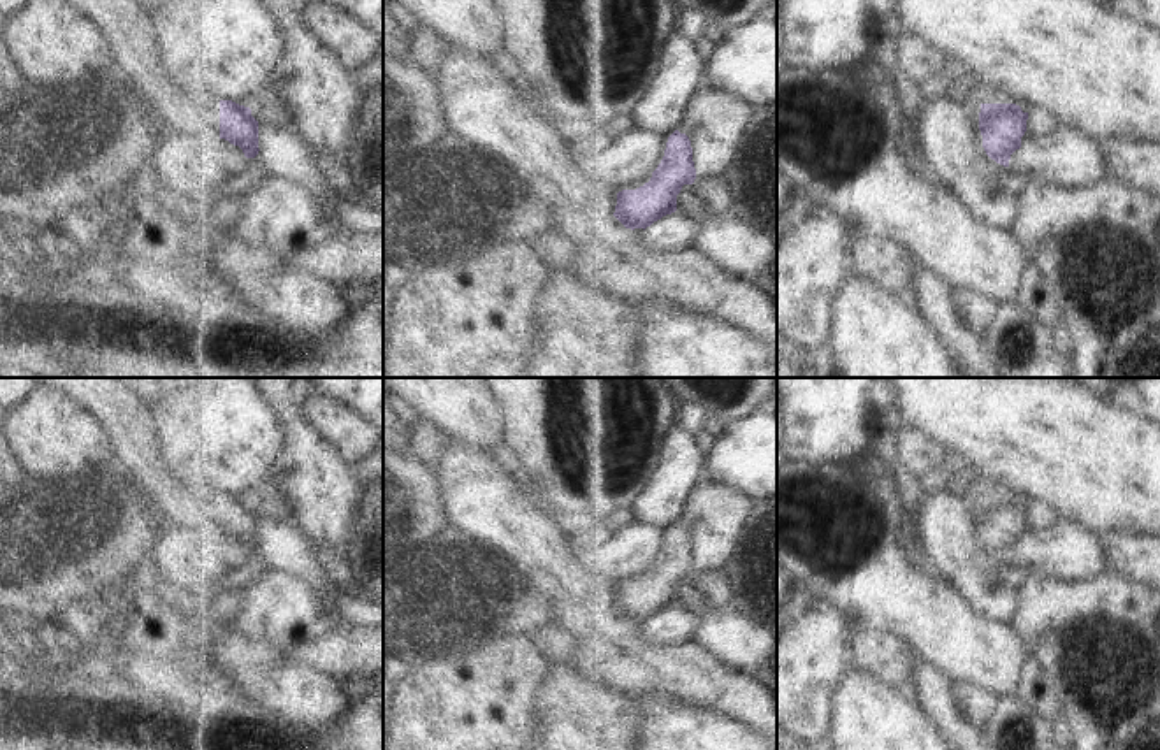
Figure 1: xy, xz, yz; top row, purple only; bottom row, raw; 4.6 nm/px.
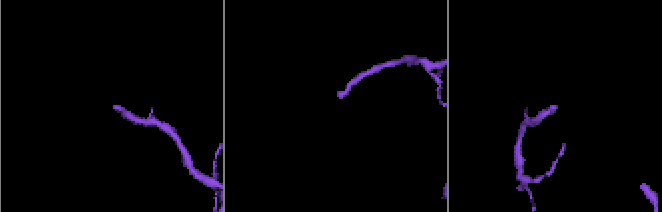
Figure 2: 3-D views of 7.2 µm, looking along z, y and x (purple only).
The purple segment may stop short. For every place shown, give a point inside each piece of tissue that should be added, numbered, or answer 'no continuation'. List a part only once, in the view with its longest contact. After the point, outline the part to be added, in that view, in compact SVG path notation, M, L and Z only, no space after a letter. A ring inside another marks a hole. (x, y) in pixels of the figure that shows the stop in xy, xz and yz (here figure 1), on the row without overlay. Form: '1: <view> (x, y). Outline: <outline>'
no continuation

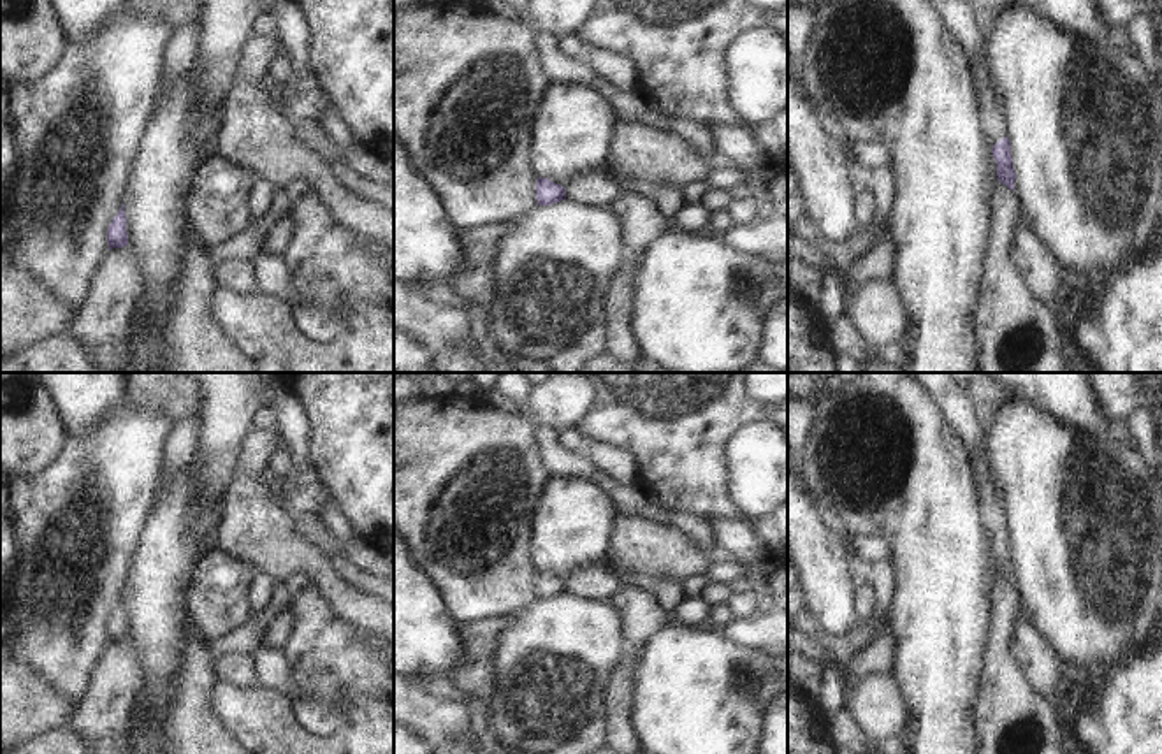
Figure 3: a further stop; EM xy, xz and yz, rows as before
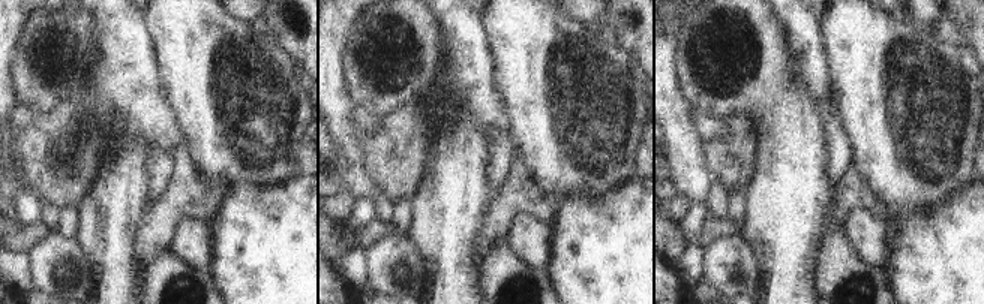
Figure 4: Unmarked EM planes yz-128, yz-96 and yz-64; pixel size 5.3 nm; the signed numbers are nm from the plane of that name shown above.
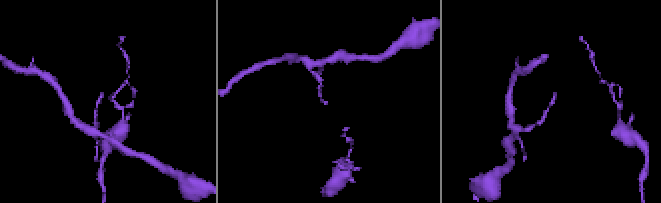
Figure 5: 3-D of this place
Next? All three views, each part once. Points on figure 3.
1: yz (990, 498). Outline: M977 460L974 468L977 471L976 483L979 487L979 506L983 513L983 526L986 529L986 534L993 541L999 534L1007 531L1004 496L999 485L993 482L990 460Z

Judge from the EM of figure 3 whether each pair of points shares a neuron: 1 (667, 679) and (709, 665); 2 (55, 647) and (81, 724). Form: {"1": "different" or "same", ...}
{"1": "same", "2": "different"}

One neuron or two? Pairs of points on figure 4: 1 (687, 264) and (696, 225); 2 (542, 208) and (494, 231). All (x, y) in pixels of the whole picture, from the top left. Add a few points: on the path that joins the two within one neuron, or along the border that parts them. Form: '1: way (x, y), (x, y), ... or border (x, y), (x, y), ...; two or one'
1: way (692, 255), (692, 234); one
2: way (530, 207), (516, 207), (504, 219); one

